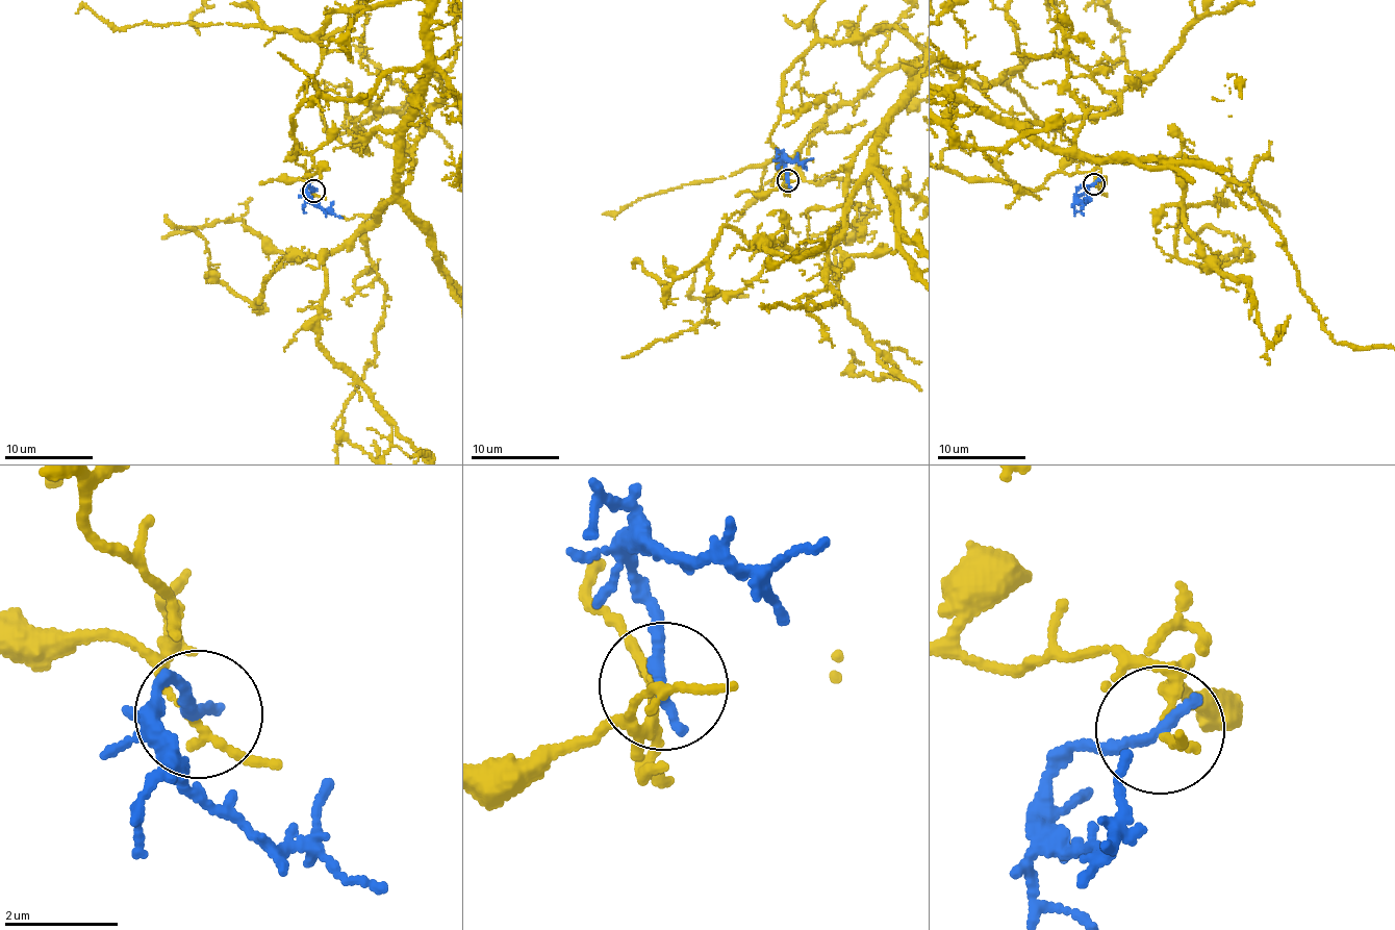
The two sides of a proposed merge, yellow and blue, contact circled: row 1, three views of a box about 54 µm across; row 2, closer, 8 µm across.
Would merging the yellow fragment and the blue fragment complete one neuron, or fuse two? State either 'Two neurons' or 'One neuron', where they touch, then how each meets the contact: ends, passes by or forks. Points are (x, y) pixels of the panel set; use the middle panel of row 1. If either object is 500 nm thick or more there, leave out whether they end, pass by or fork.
Two neurons. Place: (788, 180). At the ring yellow passes by. At the ring blue ends

